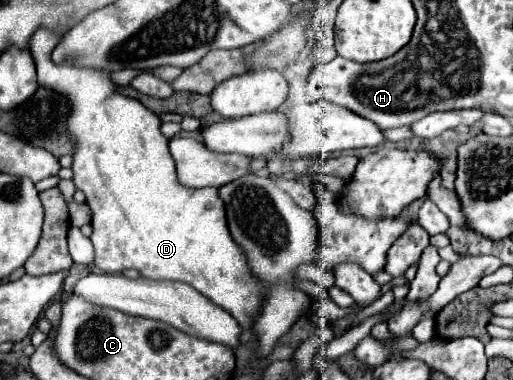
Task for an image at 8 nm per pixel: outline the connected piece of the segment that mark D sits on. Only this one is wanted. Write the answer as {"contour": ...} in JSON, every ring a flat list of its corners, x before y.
{"contour":[[38,29,32,35,32,57,36,63,36,71,38,71,38,85,42,87,50,87,56,89,58,93,64,93,72,105,72,113,68,117,68,131,76,143,76,153,72,155,74,163,72,163,72,171,74,171,74,185,76,189,80,189,86,195,86,205,92,209,92,235,90,241,94,245,94,265,104,271,104,273,122,273,126,269,136,269,142,273,142,277,148,279,174,279,174,281,182,281,192,285,196,291,204,293,204,297,208,297,210,301,216,301,216,305,220,305,222,309,228,309,228,313,236,315,236,321,240,321,240,325,244,325,244,341,254,339,252,333,252,323,254,317,258,315,258,311,262,311,262,303,264,303,264,287,256,281,254,273,248,269,248,263,244,261,244,253,240,253,240,247,232,241,230,233,228,233,228,225,226,225,226,213,224,213,224,205,222,199,218,195,216,187,204,187,204,189,186,189,176,181,176,171,174,171,174,159,170,155,168,149,168,139,160,133,160,117,154,115,150,109,146,109,138,99,132,97,124,97,116,91,116,85,110,81,108,71,98,71,98,69,76,69,74,65,56,65,50,61,50,53,52,49,58,45,60,35,56,33,48,33,46,29]]}

